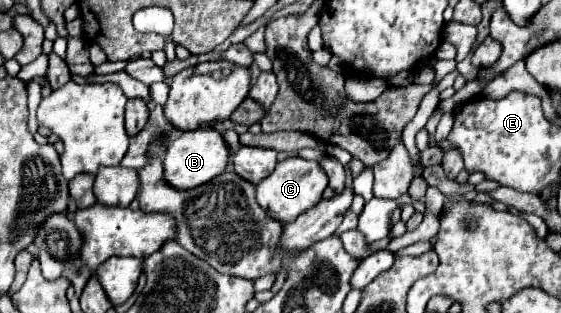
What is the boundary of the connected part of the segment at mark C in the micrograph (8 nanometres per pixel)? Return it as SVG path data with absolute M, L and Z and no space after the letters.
M293 156L283 162L277 162L275 170L257 184L257 202L271 218L287 224L295 220L301 212L313 208L321 200L325 188L327 188L327 174L321 170L321 166L317 162Z

